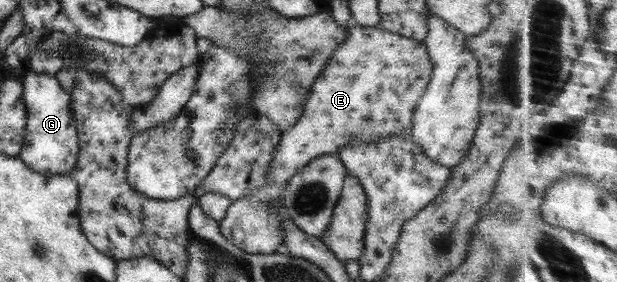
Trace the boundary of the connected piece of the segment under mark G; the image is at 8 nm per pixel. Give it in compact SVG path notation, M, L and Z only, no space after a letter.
M30 70L22 77L22 99L26 103L28 118L19 159L34 172L69 174L76 164L79 152L71 94L60 86L55 76Z

